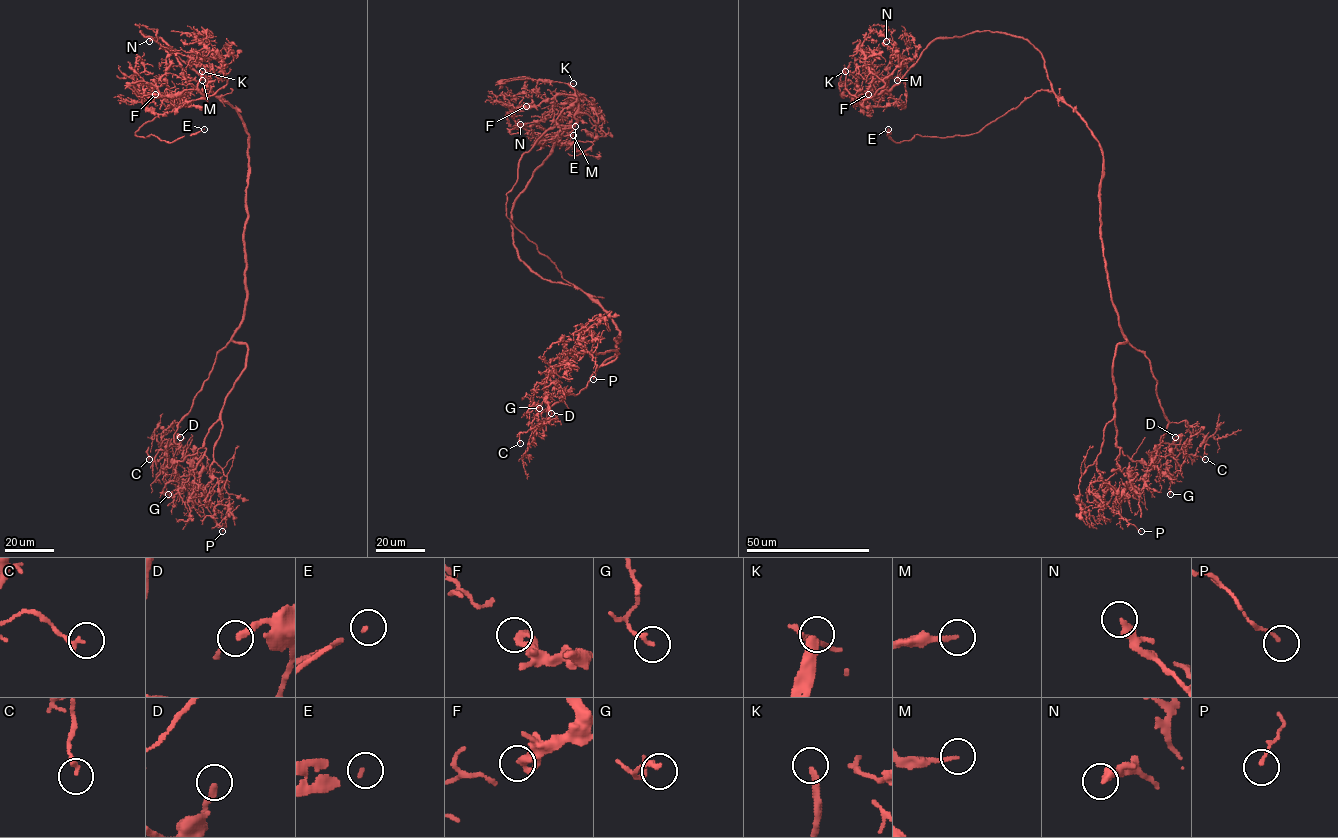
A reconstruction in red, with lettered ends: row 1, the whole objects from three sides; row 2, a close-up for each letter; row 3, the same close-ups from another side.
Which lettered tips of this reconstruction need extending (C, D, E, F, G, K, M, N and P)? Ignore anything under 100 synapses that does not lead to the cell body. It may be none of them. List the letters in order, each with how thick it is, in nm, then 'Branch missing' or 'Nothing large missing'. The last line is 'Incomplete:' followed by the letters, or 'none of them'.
C: Thickness 180 nm. Nothing large missing
D: Thickness 280 nm. Nothing large missing
E: Thickness 100 nm. Branch missing
F: Thickness 380 nm. Nothing large missing
G: Thickness 180 nm. Nothing large missing
K: Thickness 360 nm. Branch missing
M: Thickness 150 nm. Nothing large missing
N: Thickness 340 nm. Nothing large missing
P: Thickness 120 nm. Nothing large missing
Incomplete: E, K

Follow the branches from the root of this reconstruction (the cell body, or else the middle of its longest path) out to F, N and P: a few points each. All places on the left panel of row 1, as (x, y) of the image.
F: (230, 106), (140, 31), (172, 49), (183, 75), (205, 89), (207, 99), (196, 89), (155, 94)
N: (230, 106), (140, 31), (206, 90), (204, 107), (175, 105), (173, 51), (149, 41)
P: (230, 106), (248, 135), (246, 301), (232, 338), (247, 356), (210, 467), (222, 531)

